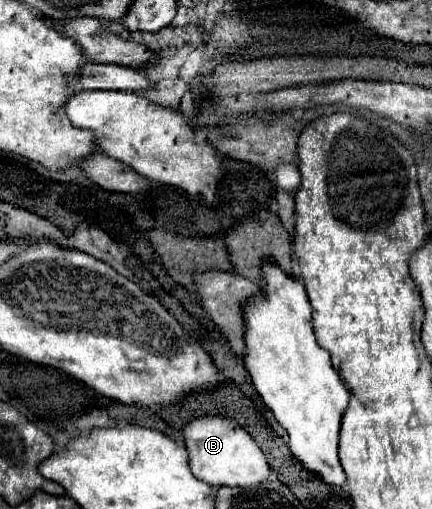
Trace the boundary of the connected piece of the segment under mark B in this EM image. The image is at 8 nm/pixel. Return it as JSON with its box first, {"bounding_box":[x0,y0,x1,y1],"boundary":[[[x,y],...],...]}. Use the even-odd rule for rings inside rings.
{"bounding_box":[182,415,270,487],"boundary":[[[220,415],[194,417],[182,427],[182,435],[184,435],[184,447],[188,451],[190,471],[200,481],[206,481],[214,487],[218,485],[256,487],[262,481],[268,481],[270,467],[266,463],[264,453],[260,451],[256,441],[232,419]]]}

